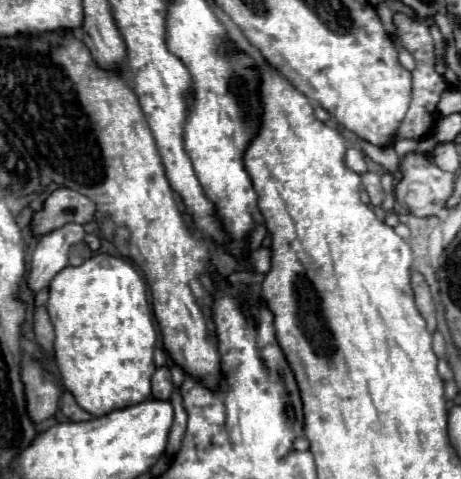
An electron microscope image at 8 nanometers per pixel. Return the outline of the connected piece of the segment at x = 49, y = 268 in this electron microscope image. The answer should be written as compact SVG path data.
M74 222L64 224L48 234L42 234L32 254L32 272L30 272L28 286L36 292L48 286L50 280L68 266L70 246L76 242L82 242L84 236L86 232L82 224L74 224Z

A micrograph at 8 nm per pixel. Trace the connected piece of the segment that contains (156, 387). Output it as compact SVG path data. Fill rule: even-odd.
M166 366L156 368L154 376L152 376L152 396L154 398L170 398L172 392L172 376L170 370Z

